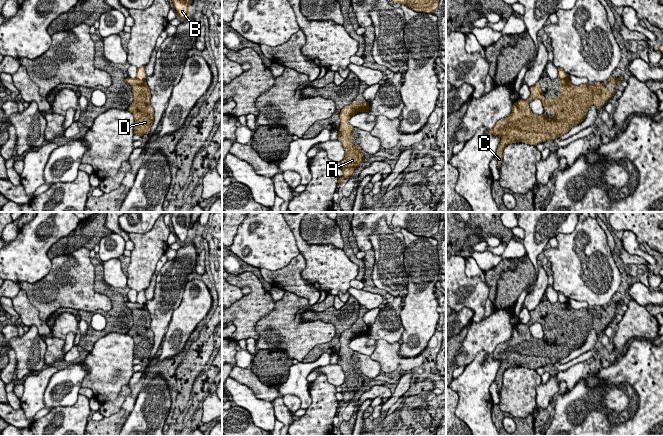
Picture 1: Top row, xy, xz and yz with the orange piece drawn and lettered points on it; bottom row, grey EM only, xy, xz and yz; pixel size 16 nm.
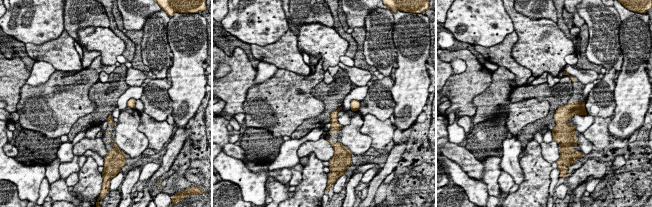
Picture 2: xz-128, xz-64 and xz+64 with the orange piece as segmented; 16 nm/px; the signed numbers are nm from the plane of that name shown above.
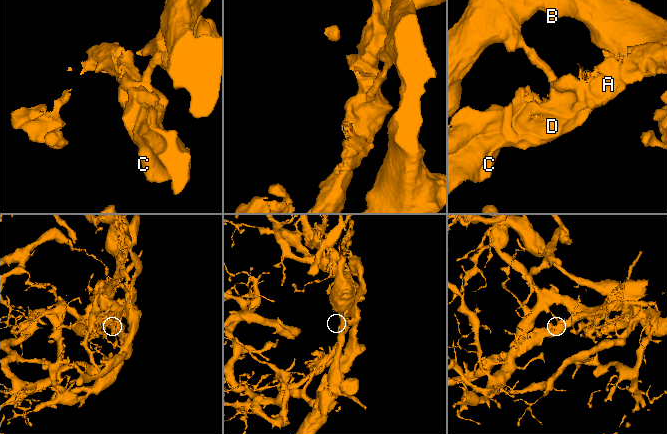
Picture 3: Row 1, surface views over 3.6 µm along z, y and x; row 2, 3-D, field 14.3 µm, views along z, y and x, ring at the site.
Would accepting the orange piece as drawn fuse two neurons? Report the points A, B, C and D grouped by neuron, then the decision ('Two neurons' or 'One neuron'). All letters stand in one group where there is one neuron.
Groups: A C D / B. Two neurons

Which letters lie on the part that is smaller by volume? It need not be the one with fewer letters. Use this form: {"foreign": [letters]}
{"foreign": ["A", "C", "D"]}

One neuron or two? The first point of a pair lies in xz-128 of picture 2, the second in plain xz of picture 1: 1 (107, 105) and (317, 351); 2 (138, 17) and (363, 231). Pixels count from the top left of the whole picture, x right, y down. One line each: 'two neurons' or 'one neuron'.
1: one neuron
2: one neuron

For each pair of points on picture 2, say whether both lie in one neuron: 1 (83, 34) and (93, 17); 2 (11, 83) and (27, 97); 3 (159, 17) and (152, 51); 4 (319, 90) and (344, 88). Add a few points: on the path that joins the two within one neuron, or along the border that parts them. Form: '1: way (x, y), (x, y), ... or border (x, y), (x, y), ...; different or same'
1: border (108, 27), (81, 27), (76, 40); different
2: border (25, 83), (20, 90), (16, 111); different
3: way (156, 25), (154, 43); same
4: way (325, 90), (338, 89); same

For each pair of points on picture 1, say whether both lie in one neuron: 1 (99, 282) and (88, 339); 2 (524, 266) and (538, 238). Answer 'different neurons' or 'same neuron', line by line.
1: same neuron
2: different neurons

